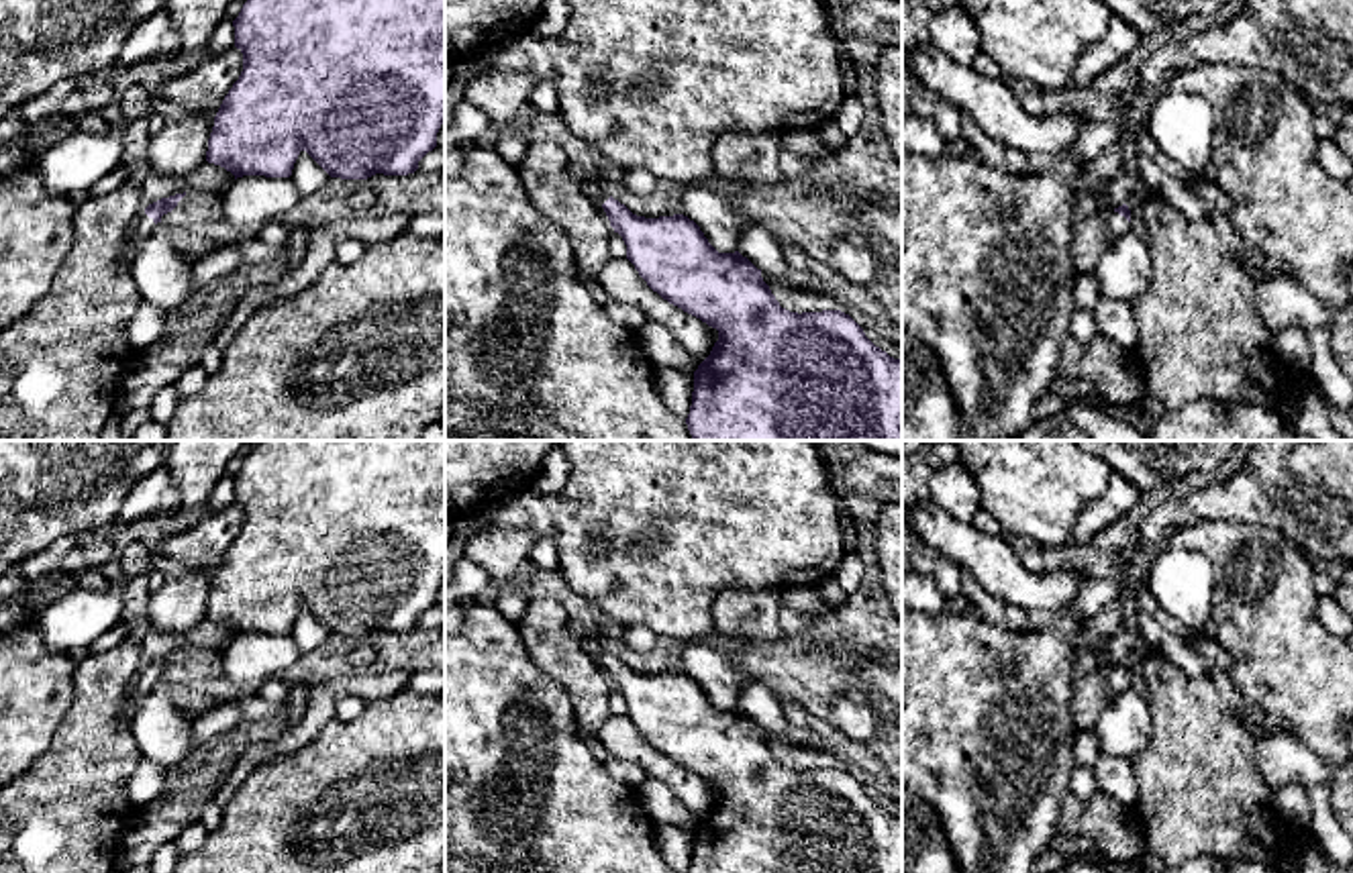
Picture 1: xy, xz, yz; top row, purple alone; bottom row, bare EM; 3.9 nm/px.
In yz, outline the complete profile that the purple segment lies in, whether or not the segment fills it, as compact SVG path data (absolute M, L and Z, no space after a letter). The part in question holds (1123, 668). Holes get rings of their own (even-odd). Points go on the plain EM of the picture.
M1126 661L1106 671L1106 685L1110 689L1110 700L1106 708L1110 708L1120 698L1120 694L1131 685L1131 667Z

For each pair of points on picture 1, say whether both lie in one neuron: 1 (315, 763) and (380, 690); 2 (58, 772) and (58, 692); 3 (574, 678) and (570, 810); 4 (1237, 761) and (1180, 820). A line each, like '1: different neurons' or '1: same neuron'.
1: different neurons
2: different neurons
3: different neurons
4: same neuron

